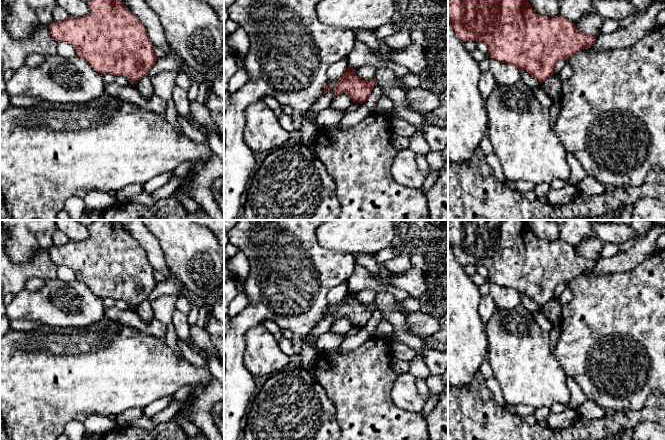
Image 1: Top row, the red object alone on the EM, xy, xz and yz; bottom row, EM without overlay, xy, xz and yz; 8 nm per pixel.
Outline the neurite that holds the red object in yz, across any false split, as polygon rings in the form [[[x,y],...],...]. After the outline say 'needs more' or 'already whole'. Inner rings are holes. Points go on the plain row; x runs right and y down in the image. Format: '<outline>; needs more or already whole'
[[[448,220],[448,247],[462,265],[483,265],[488,270],[487,280],[526,294],[541,307],[555,298],[559,284],[568,285],[596,266],[596,260],[581,256],[575,247],[560,238],[552,242],[537,238],[527,220]]]; already whole

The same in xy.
[[[94,220],[87,227],[89,237],[83,241],[67,241],[64,245],[52,245],[51,260],[73,270],[76,279],[87,285],[98,297],[111,297],[126,301],[130,308],[148,300],[157,285],[154,269],[149,264],[145,250],[122,226],[119,220]]]; already whole

